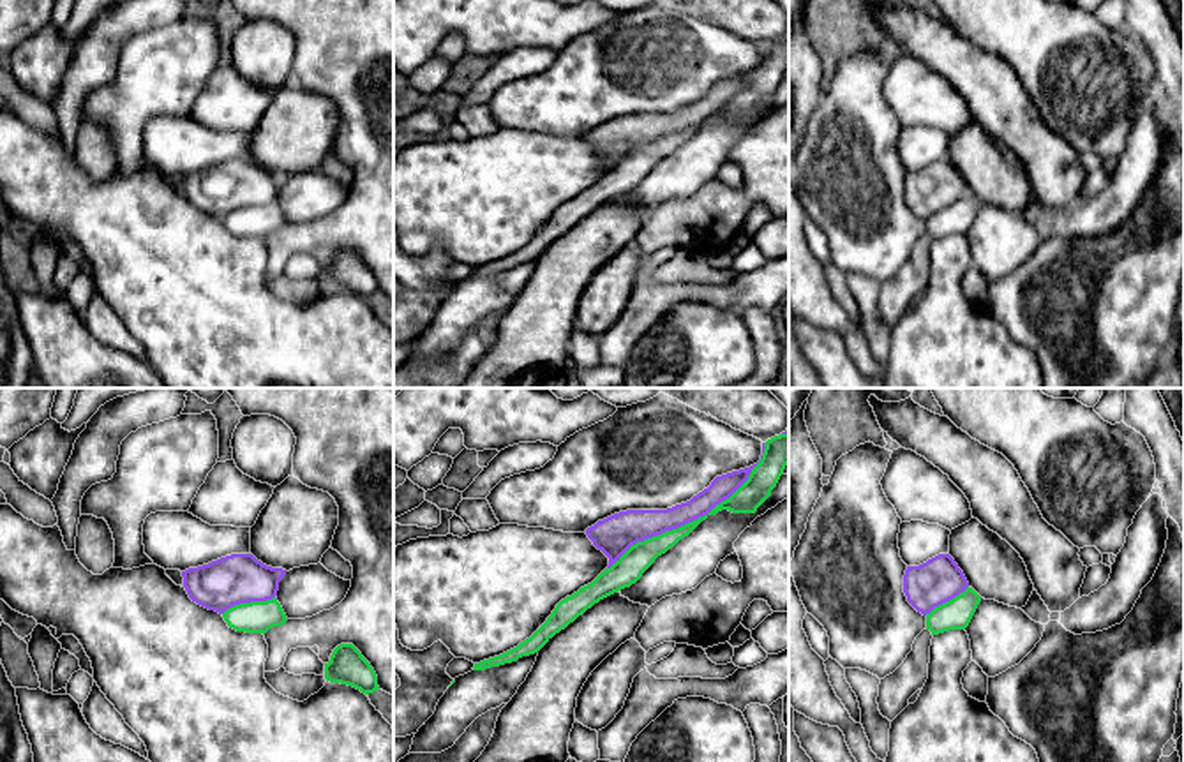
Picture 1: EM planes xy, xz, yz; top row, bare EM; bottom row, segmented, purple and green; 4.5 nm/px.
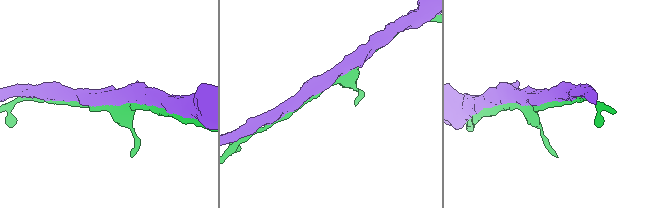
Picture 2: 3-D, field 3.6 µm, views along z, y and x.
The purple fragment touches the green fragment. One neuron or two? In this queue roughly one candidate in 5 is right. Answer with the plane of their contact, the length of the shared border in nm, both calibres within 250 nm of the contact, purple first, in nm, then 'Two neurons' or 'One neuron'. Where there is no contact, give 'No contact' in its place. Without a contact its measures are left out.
Touches purple in xz. Shared border 900 nm. Thickness 140 nm (purple) against 120 nm. Two neurons

